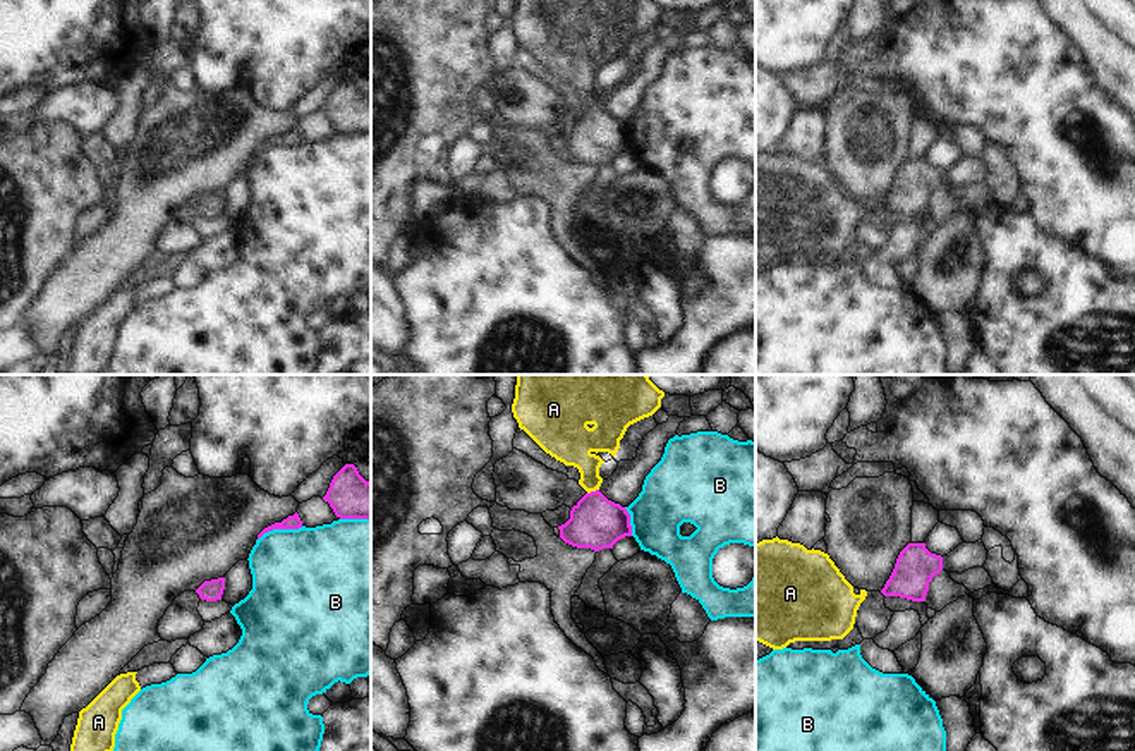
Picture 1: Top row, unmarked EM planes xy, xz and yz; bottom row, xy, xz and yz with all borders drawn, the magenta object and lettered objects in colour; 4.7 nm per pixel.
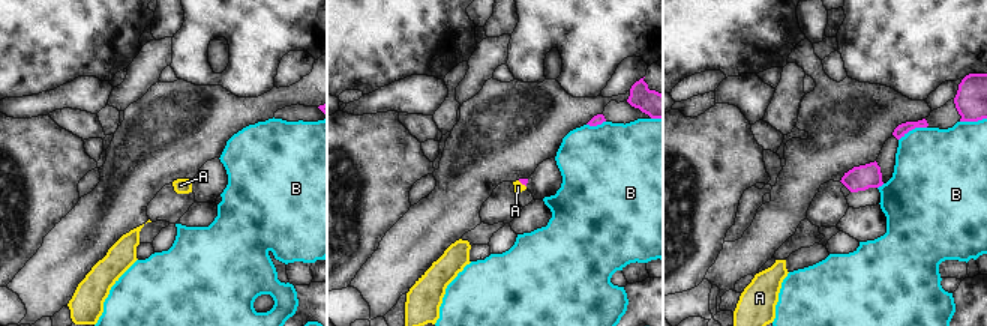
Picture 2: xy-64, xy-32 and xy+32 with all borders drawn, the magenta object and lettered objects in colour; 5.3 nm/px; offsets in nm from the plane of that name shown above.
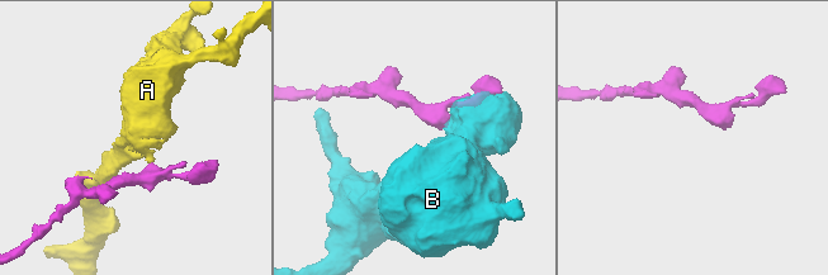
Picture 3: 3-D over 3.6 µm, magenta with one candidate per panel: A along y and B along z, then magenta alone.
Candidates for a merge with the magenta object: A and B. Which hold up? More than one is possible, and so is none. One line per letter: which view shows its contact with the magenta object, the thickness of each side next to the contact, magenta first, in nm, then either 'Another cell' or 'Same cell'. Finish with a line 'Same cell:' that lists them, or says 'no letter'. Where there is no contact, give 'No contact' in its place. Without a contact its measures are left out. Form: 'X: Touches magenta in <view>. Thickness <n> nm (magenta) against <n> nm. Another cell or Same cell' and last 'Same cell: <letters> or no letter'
A: Touches magenta in xz. Thickness 240 nm (magenta) against 190 nm. Same cell
B: Touches magenta in xy. Thickness 70 nm (magenta) against 460 nm. Another cell
Same cell: A

